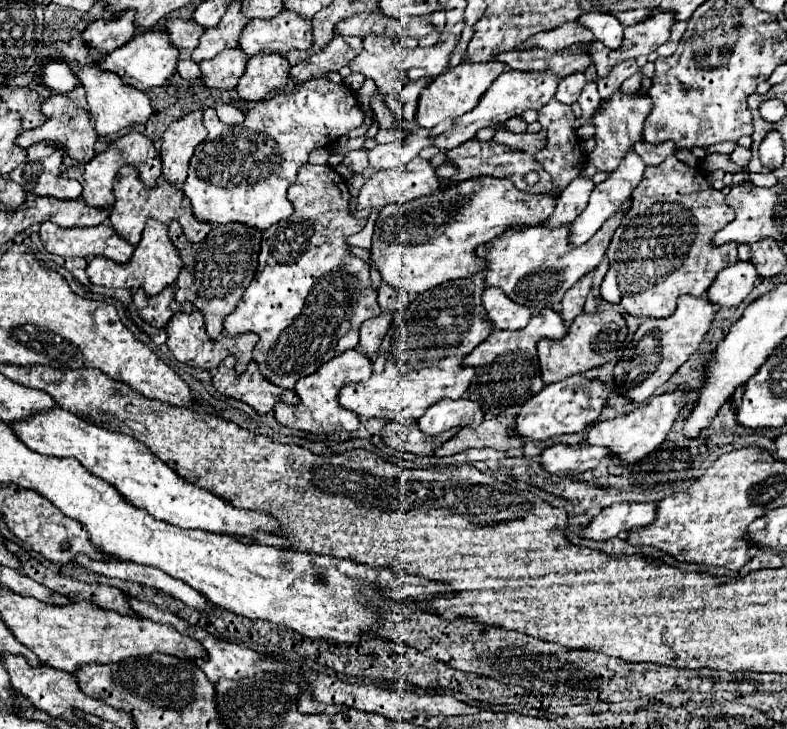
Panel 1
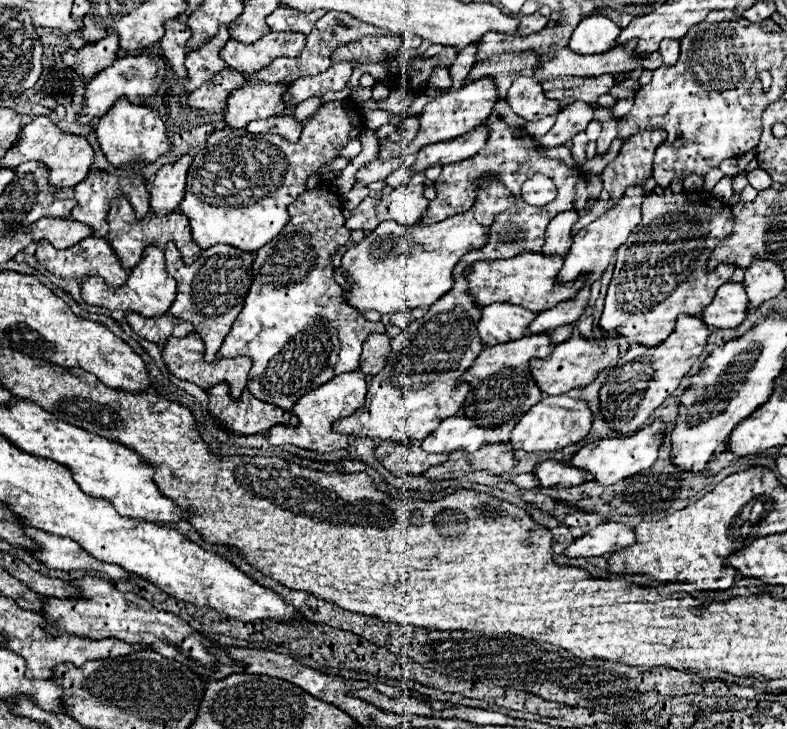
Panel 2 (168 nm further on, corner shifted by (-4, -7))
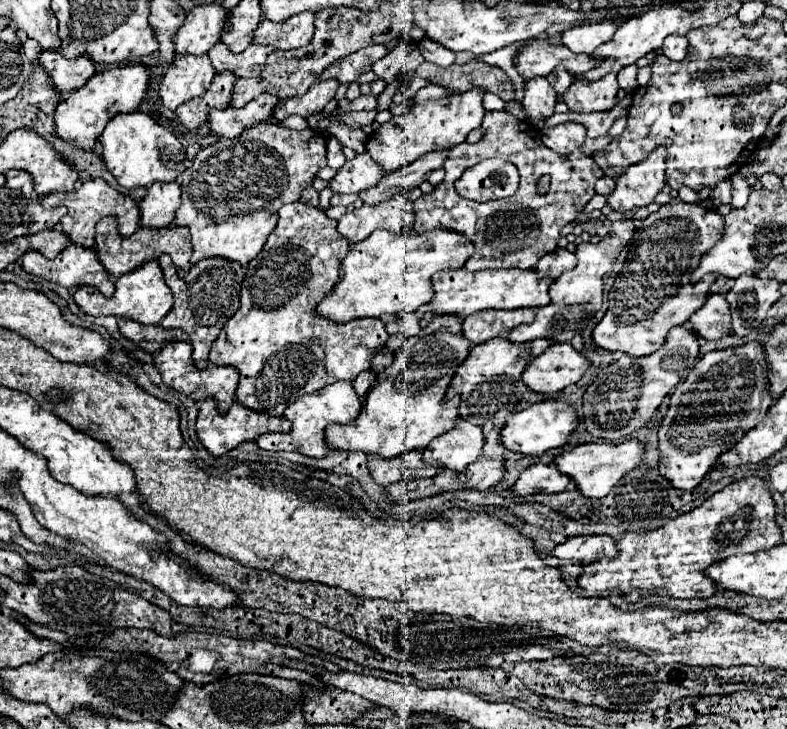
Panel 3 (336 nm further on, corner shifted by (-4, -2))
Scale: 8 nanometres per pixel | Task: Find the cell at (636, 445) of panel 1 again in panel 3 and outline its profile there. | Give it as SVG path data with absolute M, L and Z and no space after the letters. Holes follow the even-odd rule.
M636 439L624 441L624 443L586 443L586 445L578 445L574 449L562 451L556 455L554 463L558 467L558 471L566 477L570 477L578 491L586 497L586 499L602 499L610 493L610 489L632 469L636 469L642 461L644 449Z

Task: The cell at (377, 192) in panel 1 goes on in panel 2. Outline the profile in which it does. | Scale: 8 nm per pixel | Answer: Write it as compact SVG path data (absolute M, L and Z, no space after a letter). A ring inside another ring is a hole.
M414 172L410 182L404 186L394 188L390 194L382 196L380 200L366 196L358 208L354 208L352 218L346 220L350 230L374 230L384 220L396 220L404 226L416 224L428 208L428 200L424 196L426 176L422 172Z

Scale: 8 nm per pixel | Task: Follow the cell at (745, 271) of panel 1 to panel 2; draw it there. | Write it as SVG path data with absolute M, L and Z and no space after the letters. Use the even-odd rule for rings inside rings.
M726 282L716 290L710 306L702 312L702 320L714 328L736 328L748 314L748 296L744 282Z

